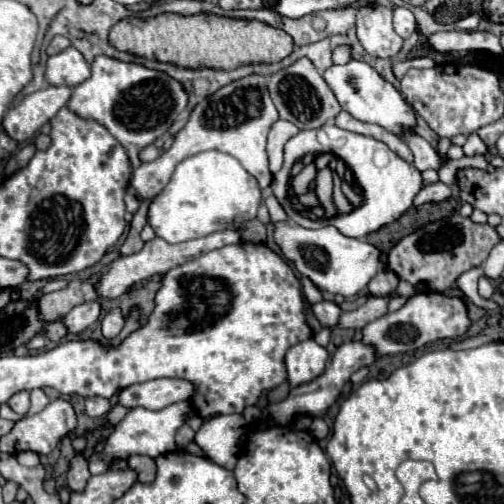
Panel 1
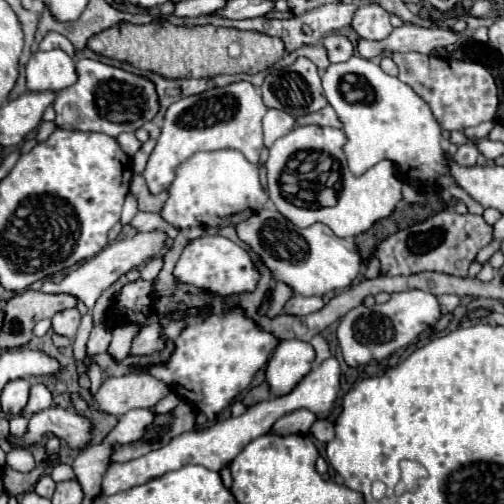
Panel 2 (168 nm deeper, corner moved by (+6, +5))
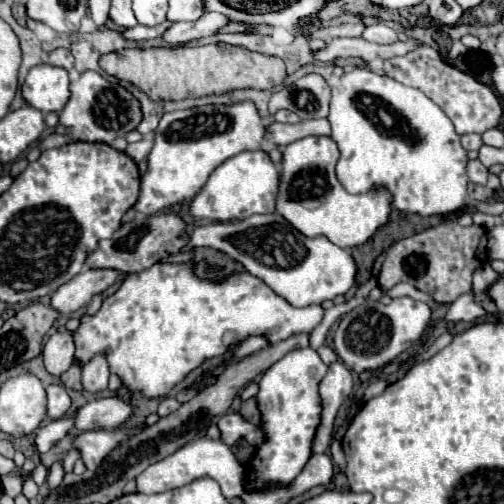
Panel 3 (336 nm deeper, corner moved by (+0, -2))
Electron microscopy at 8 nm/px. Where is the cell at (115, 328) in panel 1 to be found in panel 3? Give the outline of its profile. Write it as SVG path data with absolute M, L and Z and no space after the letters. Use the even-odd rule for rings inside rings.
M95 356L91 362L83 366L83 390L87 392L103 392L109 382L109 366L103 356Z

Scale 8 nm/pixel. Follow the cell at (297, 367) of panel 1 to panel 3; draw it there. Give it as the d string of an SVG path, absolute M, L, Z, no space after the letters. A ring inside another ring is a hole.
M299 348L285 354L275 362L259 380L259 392L255 396L261 412L263 444L257 446L247 470L245 490L263 492L291 484L311 458L311 444L321 422L321 396L319 382L327 374L327 364L313 348Z

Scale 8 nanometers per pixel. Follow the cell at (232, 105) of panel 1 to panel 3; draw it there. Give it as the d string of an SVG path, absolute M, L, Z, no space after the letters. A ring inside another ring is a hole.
M251 102L233 106L199 106L163 114L155 128L153 148L147 156L147 172L141 176L141 194L135 210L143 214L157 214L165 208L191 200L209 180L211 172L227 158L245 152L261 150L265 126Z

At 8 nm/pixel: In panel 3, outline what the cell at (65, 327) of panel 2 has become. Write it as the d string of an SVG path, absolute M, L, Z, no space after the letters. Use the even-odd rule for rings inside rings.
M55 332L43 346L43 362L47 372L53 376L61 376L63 372L67 372L73 364L73 352L73 336L69 332Z

